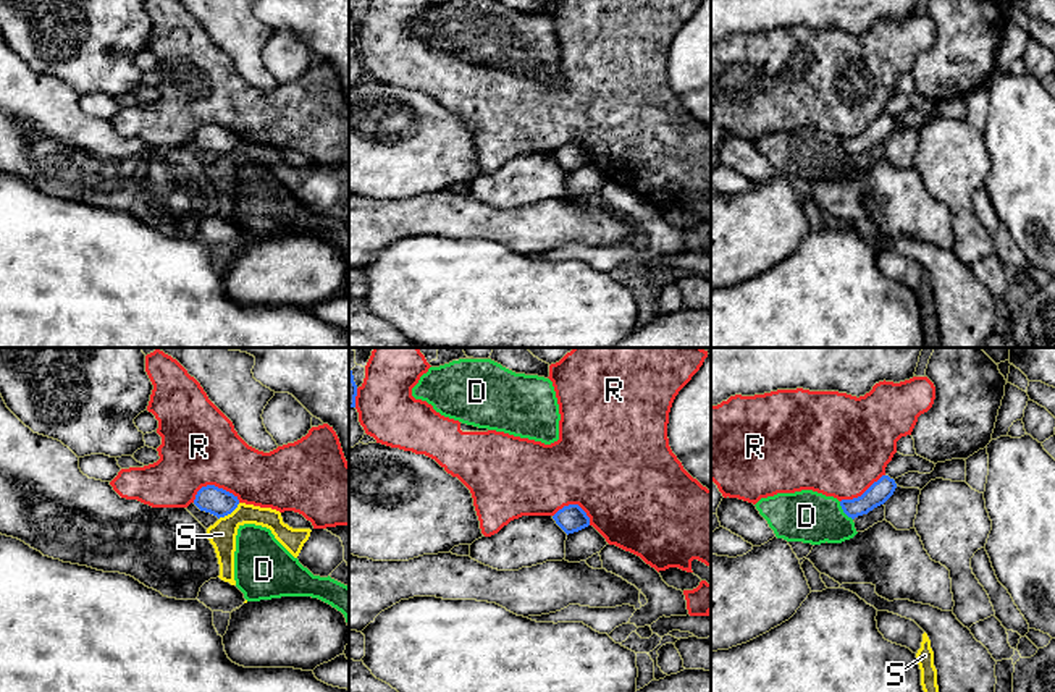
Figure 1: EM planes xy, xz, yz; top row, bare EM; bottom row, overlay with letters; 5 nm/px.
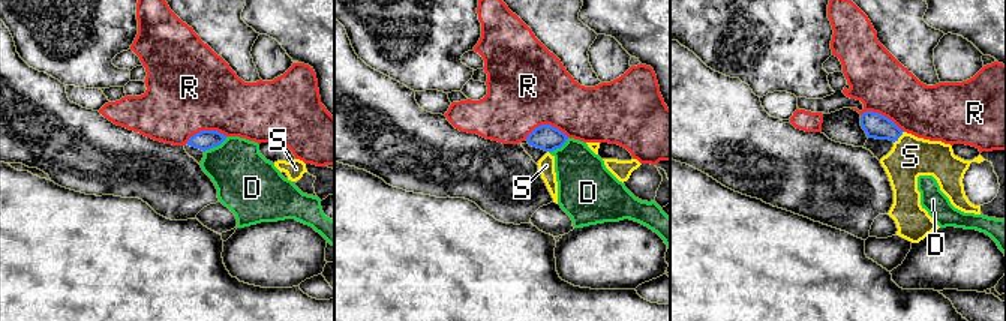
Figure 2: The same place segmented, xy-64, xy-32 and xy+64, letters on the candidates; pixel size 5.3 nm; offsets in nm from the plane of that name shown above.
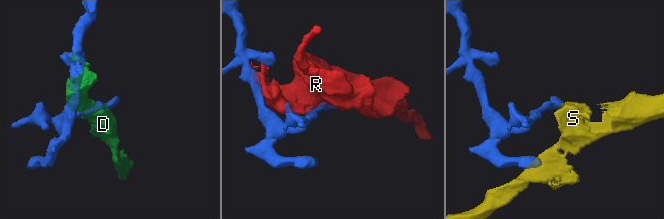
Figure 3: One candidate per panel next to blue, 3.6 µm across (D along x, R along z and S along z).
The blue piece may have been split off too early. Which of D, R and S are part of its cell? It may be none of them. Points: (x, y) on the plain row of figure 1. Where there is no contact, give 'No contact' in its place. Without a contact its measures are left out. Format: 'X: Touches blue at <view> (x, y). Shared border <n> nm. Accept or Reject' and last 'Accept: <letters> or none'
D: Touches blue at yz (844, 149). Shared border 120 nm. Reject
R: Touches blue at xy (214, 123). Shared border 240 nm. Reject
S: Touches blue at xy (228, 151). Shared border 140 nm. Reject
Accept: none

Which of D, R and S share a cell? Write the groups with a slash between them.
D / R / S

